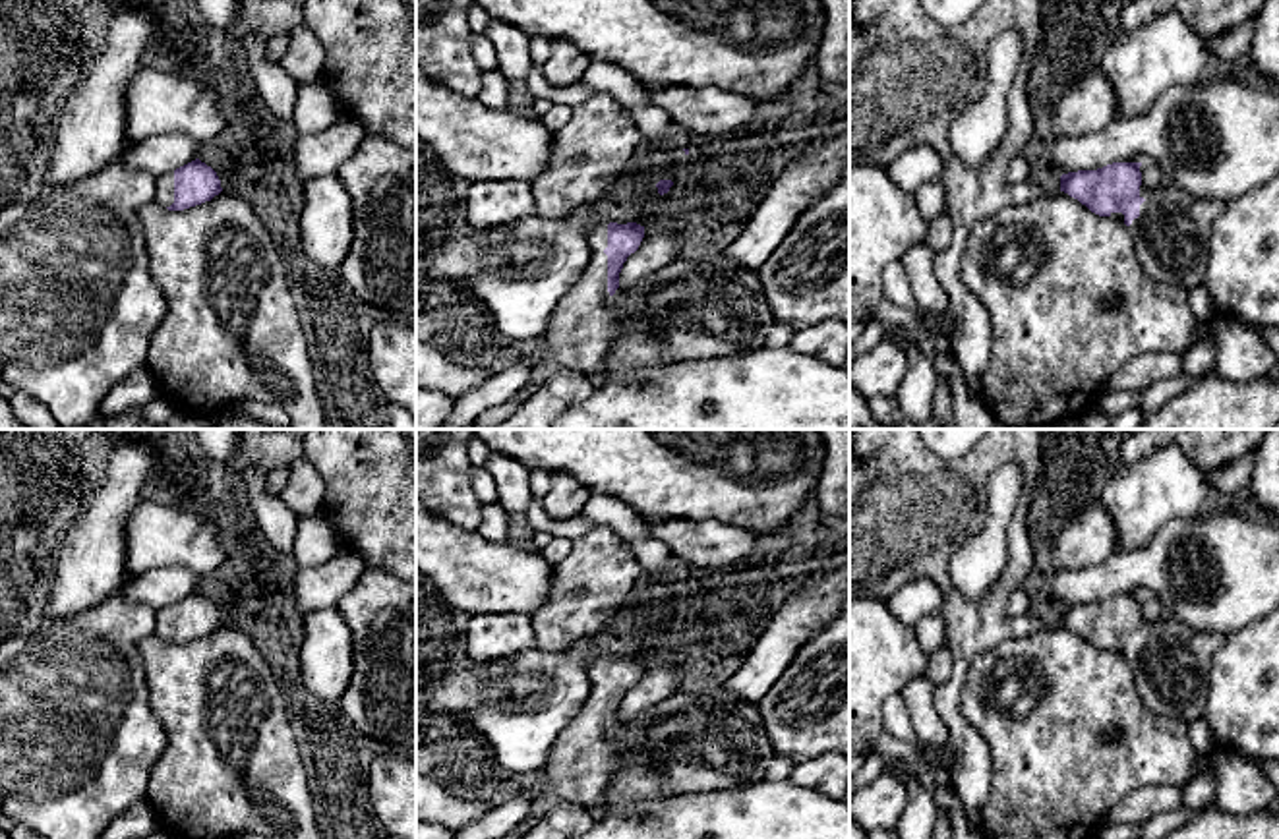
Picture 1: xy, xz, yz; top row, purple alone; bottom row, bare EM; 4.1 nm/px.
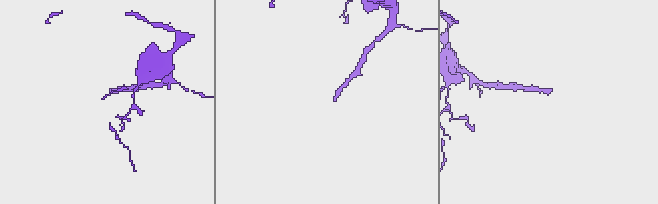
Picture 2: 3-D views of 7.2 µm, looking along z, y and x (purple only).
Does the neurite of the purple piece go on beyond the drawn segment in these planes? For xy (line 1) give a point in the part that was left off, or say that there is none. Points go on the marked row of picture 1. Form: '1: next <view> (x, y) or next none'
1: next xy (165, 184)

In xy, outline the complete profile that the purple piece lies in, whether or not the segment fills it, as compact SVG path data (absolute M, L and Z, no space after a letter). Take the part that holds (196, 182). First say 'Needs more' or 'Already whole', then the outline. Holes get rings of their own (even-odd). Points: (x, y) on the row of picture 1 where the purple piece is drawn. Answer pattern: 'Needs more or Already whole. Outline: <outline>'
Needs more. Outline: M199 159L157 178L155 203L168 211L184 211L211 201L223 191L217 172Z

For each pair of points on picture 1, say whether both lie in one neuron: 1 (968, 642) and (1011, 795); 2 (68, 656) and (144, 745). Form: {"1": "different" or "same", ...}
{"1": "different", "2": "same"}

